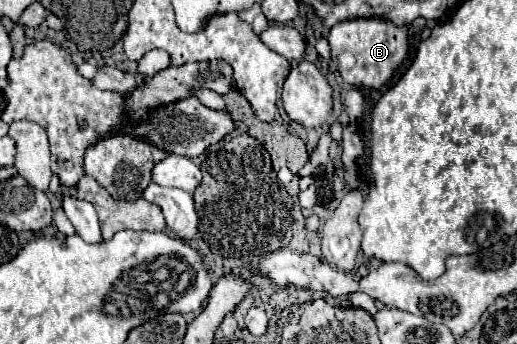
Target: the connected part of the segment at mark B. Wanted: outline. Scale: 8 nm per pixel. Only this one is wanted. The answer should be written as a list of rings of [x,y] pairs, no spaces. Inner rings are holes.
[[[387,18],[343,20],[331,28],[327,40],[333,56],[331,68],[337,70],[347,84],[365,88],[381,88],[405,60],[409,50],[407,26],[397,26]]]

